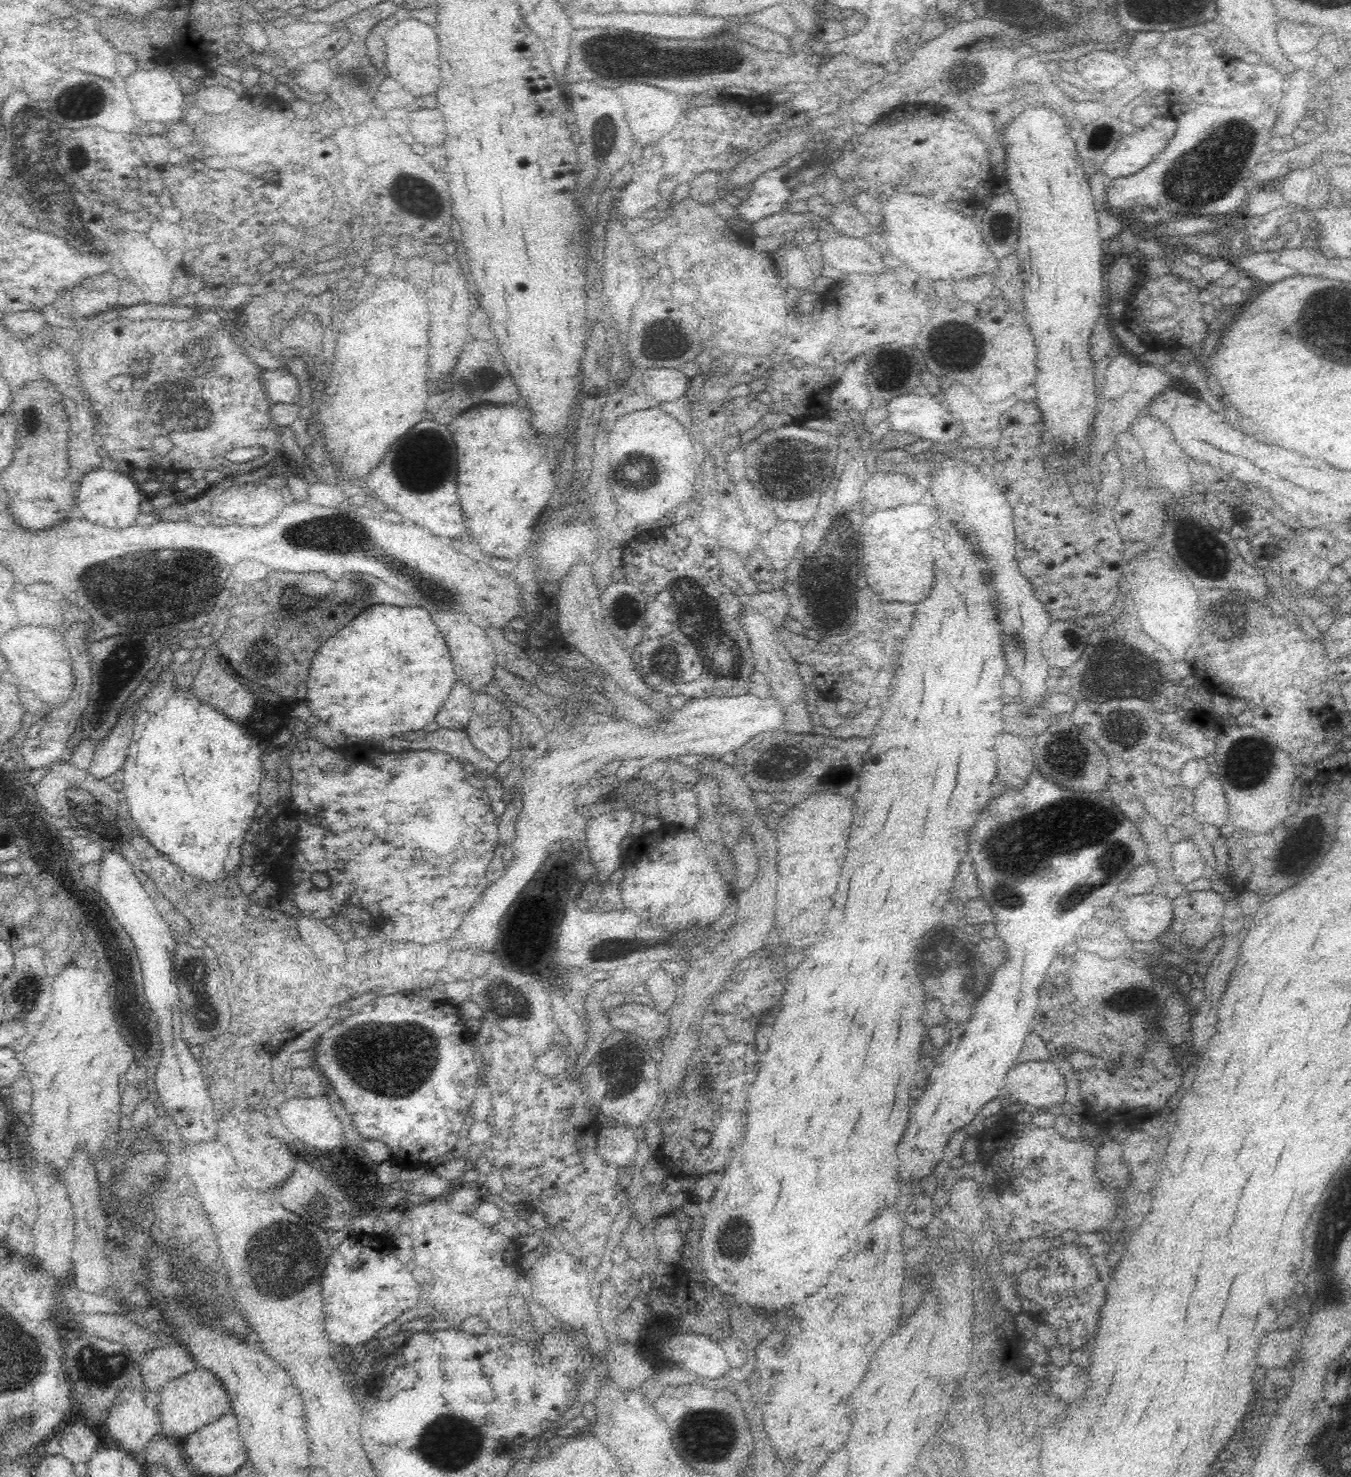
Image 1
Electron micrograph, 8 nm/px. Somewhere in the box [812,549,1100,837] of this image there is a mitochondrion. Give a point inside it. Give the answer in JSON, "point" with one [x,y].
{"point":[1067,752]}

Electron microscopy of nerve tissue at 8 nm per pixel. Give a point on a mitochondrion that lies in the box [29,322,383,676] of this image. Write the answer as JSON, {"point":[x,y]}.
{"point":[131,584]}

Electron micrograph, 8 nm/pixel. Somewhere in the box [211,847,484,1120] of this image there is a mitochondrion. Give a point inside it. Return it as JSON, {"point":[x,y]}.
{"point":[392,1062]}

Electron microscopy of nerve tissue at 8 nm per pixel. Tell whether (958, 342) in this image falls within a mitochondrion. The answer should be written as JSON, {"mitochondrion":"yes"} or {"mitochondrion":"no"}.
{"mitochondrion":"yes"}

